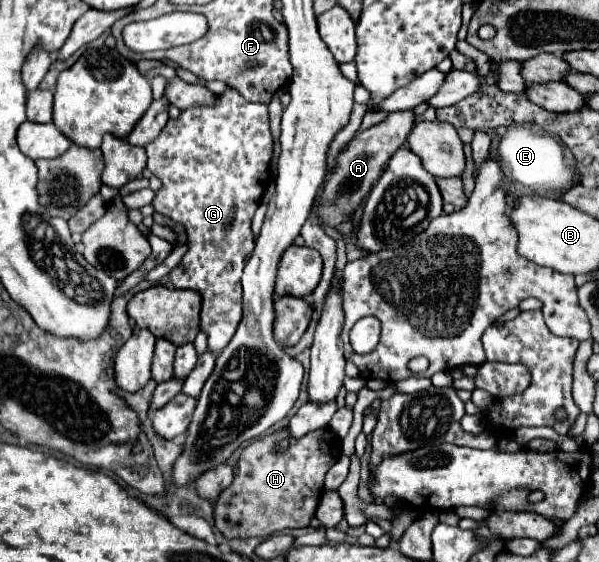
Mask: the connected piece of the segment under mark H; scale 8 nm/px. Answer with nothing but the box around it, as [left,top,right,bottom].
[214,429,340,539]

